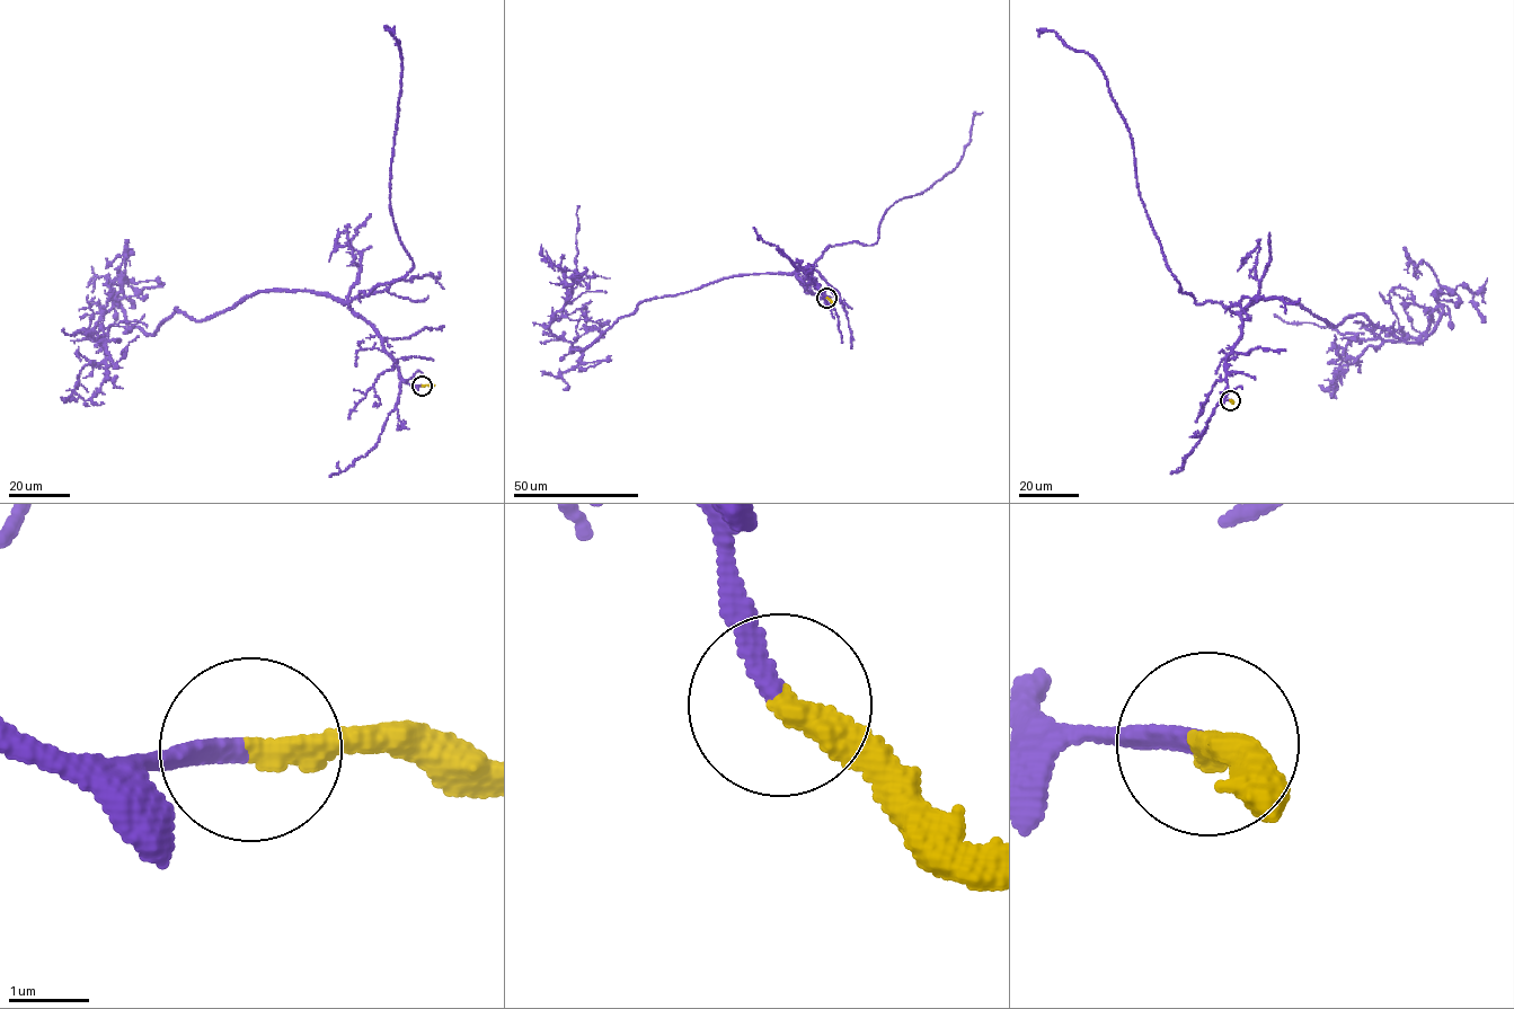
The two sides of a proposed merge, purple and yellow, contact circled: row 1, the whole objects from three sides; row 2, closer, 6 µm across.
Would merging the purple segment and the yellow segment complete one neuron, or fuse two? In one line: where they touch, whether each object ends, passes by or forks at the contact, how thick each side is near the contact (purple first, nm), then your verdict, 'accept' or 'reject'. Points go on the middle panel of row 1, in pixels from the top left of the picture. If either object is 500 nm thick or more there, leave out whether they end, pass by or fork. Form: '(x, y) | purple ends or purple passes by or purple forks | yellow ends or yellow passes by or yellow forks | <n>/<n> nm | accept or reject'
(826, 298) | purple ends | yellow ends | 240/340 nm | accept

